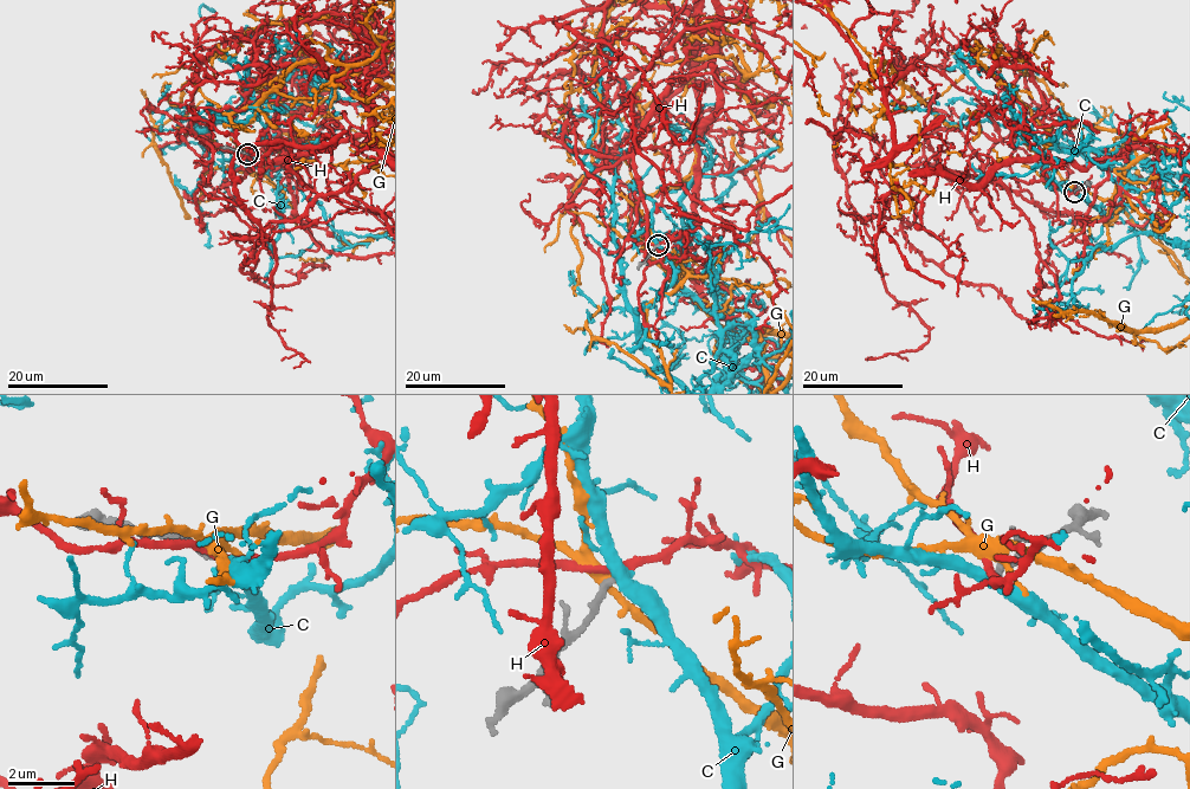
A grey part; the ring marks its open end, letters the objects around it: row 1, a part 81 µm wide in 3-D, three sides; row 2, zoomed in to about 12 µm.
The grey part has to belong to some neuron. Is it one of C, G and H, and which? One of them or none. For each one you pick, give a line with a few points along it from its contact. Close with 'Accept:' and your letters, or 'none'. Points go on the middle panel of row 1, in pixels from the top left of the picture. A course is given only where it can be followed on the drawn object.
Accept: none

